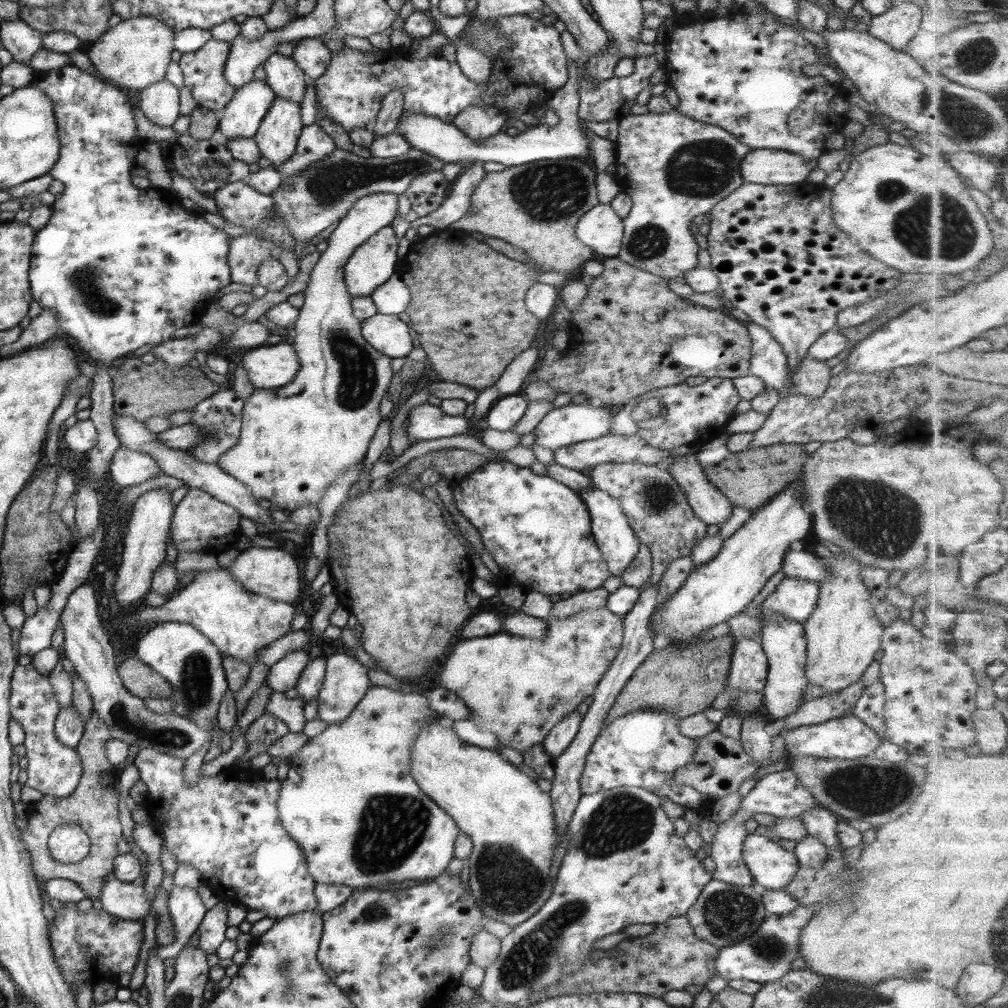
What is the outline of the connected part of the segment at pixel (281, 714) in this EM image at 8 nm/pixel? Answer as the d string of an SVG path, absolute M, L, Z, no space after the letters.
M271 691L265 703L264 713L281 720L291 734L297 734L306 722L303 717L303 705L302 700L287 699L282 692Z

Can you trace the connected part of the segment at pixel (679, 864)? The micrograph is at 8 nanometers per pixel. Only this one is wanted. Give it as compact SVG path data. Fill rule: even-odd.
M615 787L603 792L594 794L585 794L579 798L578 804L568 822L569 840L566 853L563 855L557 878L554 880L554 887L551 896L545 901L545 904L539 910L530 916L527 920L514 926L507 935L500 938L500 947L497 958L491 964L484 968L482 983L479 985L479 992L488 1004L506 1004L517 1002L528 998L532 992L542 991L544 988L555 984L558 978L564 974L572 974L581 970L584 965L582 962L592 951L593 942L597 938L622 932L622 929L630 924L659 924L667 919L678 916L684 916L687 909L693 904L693 901L699 896L701 889L707 882L712 880L711 874L704 870L702 863L697 860L694 851L689 850L682 837L678 837L674 832L673 820L669 819L663 810L661 810L661 799L652 792L637 787Z

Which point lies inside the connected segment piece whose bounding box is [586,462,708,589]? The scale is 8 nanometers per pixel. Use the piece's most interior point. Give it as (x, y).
(655, 506)

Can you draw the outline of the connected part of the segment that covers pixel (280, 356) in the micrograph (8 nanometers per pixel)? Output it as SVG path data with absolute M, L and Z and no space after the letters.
M284 341L244 350L239 362L255 390L280 388L293 380L299 368L292 345Z

